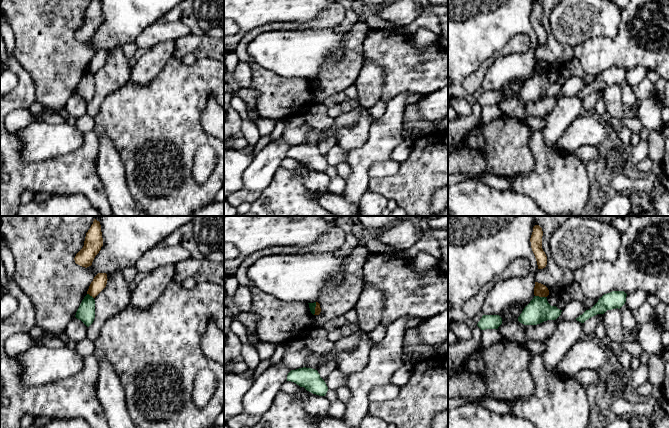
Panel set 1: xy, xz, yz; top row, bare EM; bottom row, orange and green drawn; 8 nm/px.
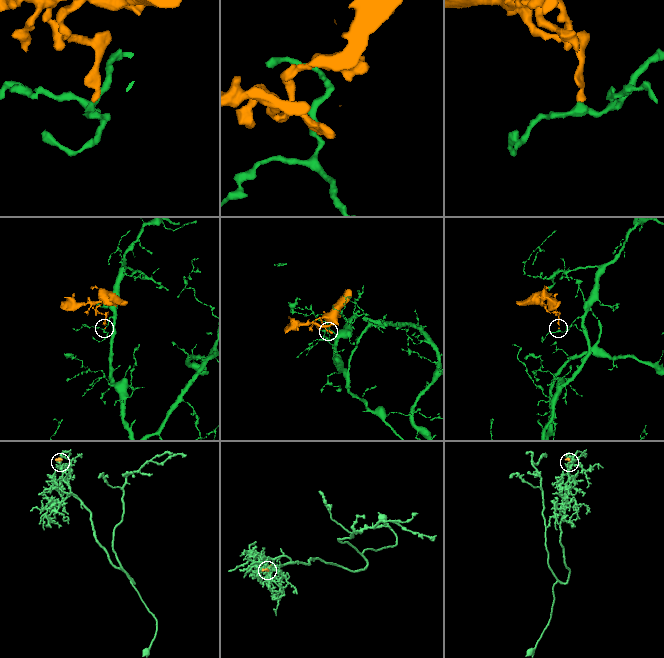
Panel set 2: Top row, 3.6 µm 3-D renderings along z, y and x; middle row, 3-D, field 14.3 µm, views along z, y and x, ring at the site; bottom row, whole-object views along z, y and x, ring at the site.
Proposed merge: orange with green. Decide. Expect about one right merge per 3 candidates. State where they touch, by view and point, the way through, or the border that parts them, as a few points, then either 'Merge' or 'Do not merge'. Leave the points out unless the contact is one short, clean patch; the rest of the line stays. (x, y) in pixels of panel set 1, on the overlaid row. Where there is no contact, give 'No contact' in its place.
Touches orange at xz (315, 308). Boundary: xz (316, 302), (313, 314). Do not merge

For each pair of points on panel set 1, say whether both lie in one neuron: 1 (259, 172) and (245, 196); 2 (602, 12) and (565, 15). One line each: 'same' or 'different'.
1: different
2: same

